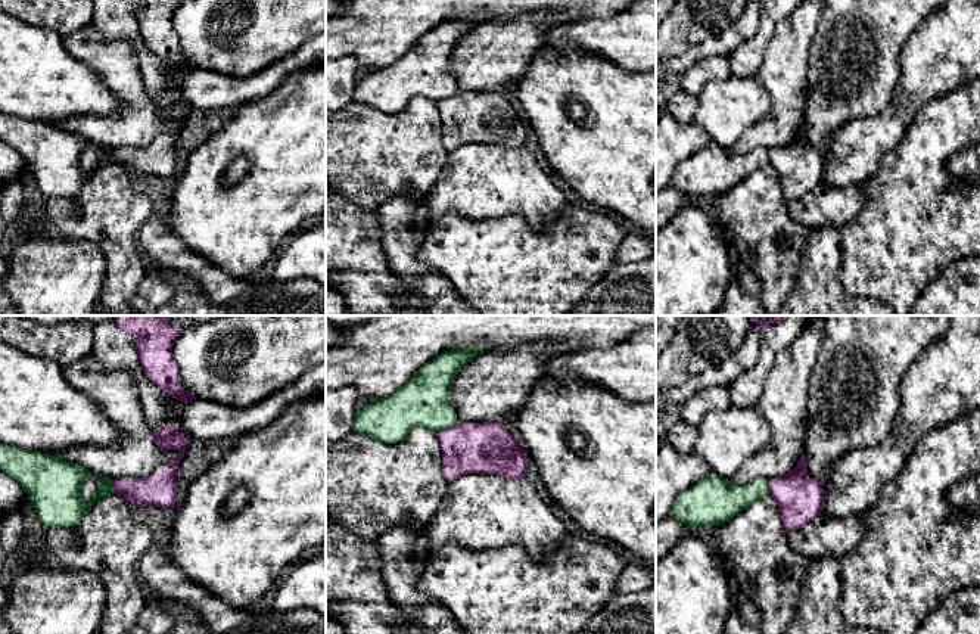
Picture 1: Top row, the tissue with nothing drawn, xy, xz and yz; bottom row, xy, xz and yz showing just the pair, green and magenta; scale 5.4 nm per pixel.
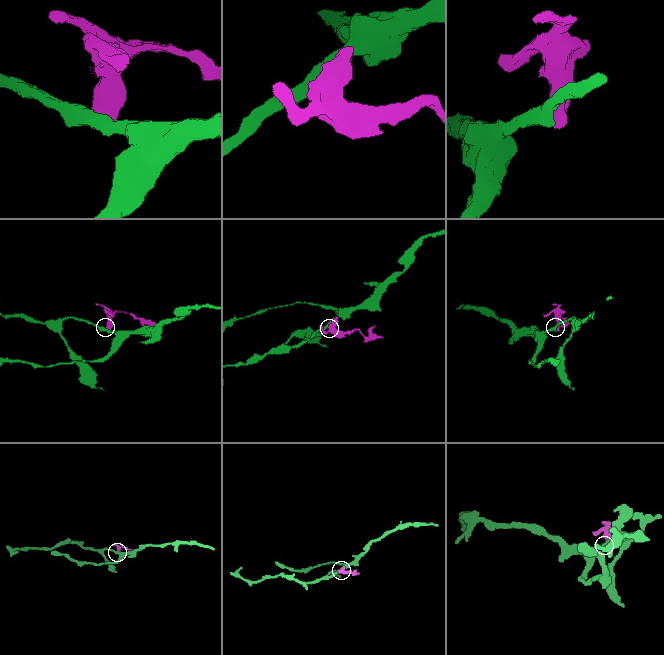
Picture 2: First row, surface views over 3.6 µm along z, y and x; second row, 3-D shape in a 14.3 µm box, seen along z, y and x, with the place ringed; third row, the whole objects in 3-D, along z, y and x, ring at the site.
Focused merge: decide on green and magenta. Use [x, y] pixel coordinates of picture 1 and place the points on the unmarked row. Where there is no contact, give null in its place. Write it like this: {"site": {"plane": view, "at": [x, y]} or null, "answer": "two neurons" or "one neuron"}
{"site": {"plane": "xz", "at": [447, 98]}, "answer": "two neurons"}

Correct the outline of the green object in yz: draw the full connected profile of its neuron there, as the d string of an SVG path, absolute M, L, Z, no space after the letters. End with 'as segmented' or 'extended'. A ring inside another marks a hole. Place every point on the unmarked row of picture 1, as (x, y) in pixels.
M712 142L687 161L681 162L672 177L672 186L690 199L722 195L769 165L769 152L757 147L744 155L734 155L728 147Z; as segmented

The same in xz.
M455 16L424 34L396 62L355 83L352 100L383 114L396 114L414 97L441 102L458 93L449 59L458 41L485 16Z; as segmented

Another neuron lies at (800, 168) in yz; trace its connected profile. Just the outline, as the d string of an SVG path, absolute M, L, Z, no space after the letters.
M803 122L793 140L768 152L769 165L778 173L785 201L806 196L824 180L824 159L808 146L808 131Z

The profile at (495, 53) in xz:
M551 13L503 16L475 27L458 41L449 59L458 93L500 91L528 71L542 37L570 22Z

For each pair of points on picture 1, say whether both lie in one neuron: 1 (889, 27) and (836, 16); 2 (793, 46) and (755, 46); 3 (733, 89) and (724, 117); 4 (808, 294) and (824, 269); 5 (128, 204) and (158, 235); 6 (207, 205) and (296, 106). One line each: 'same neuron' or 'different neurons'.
1: same neuron
2: different neurons
3: same neuron
4: same neuron
5: different neurons
6: same neuron

